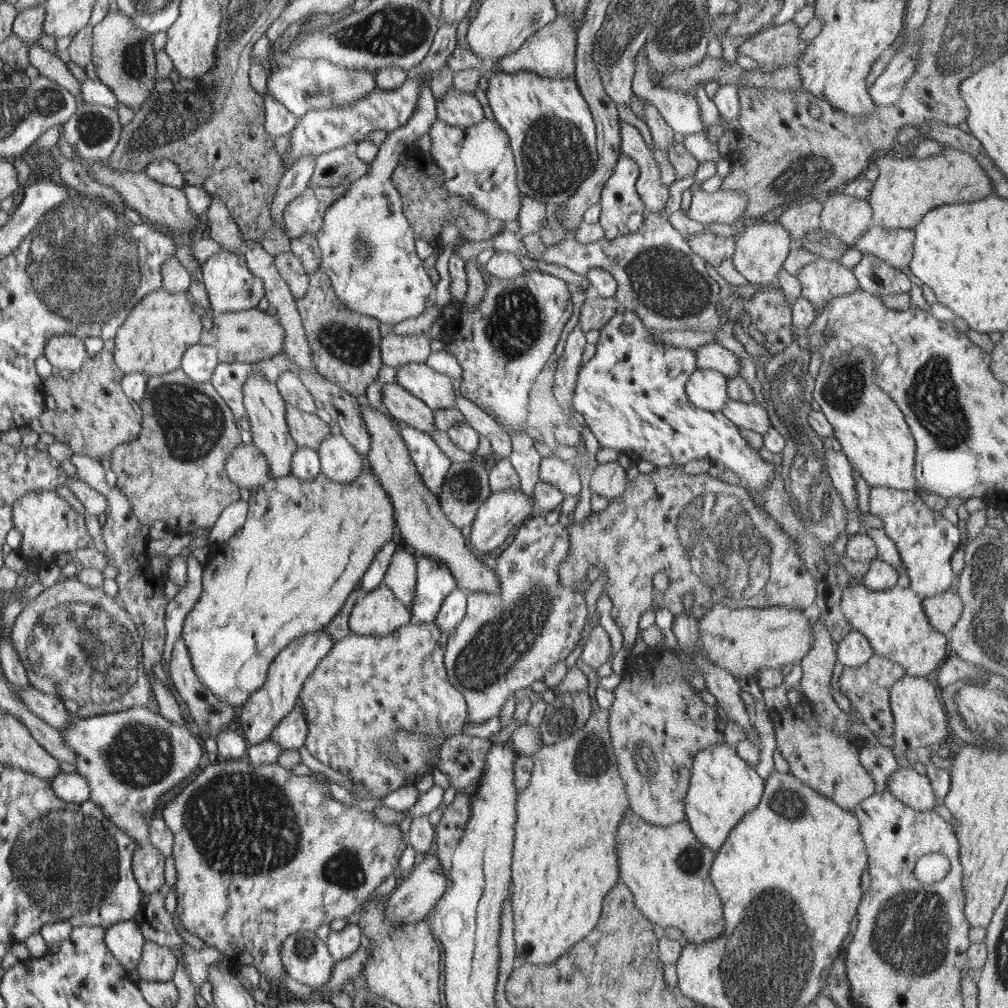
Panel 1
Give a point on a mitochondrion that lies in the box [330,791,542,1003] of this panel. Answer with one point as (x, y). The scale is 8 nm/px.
(408, 934)

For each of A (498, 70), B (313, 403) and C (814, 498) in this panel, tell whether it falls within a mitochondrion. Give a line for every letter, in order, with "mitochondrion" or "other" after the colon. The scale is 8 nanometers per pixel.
A: other
B: other
C: mitochondrion

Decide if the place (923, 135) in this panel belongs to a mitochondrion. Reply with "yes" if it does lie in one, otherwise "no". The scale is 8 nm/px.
no

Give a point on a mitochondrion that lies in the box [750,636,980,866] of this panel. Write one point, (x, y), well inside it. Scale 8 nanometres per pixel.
(787, 806)

